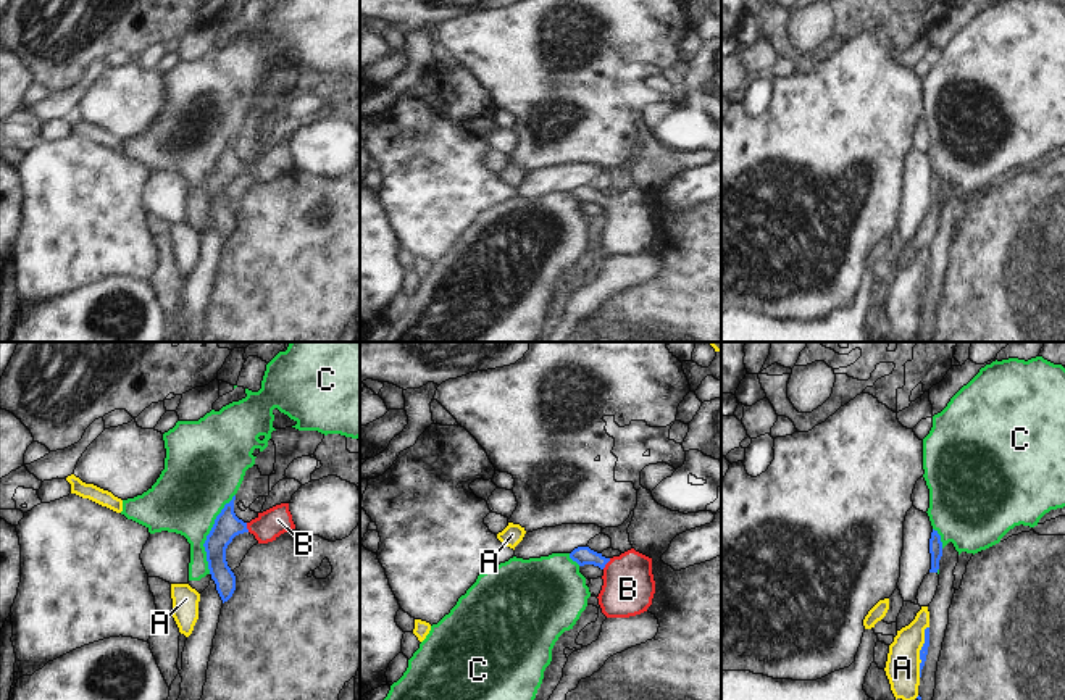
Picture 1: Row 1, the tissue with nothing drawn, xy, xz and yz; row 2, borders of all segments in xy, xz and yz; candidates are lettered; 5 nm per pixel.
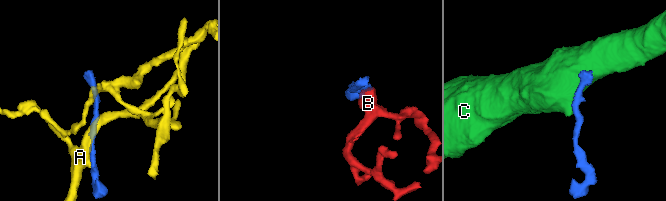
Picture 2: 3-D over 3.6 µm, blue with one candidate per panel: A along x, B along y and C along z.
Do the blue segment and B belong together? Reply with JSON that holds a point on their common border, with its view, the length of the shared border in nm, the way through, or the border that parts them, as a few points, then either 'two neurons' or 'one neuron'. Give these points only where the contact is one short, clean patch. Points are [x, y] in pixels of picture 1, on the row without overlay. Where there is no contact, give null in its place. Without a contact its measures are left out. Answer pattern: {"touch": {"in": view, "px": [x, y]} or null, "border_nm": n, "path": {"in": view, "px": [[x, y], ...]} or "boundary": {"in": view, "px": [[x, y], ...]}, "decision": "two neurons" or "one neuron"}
{"touch": {"in": "xz", "px": [607, 200]}, "border_nm": 70, "path": {"in": "xz", "px": [[583, 194], [607, 200], [628, 221], [628, 228]]}, "decision": "one neuron"}

